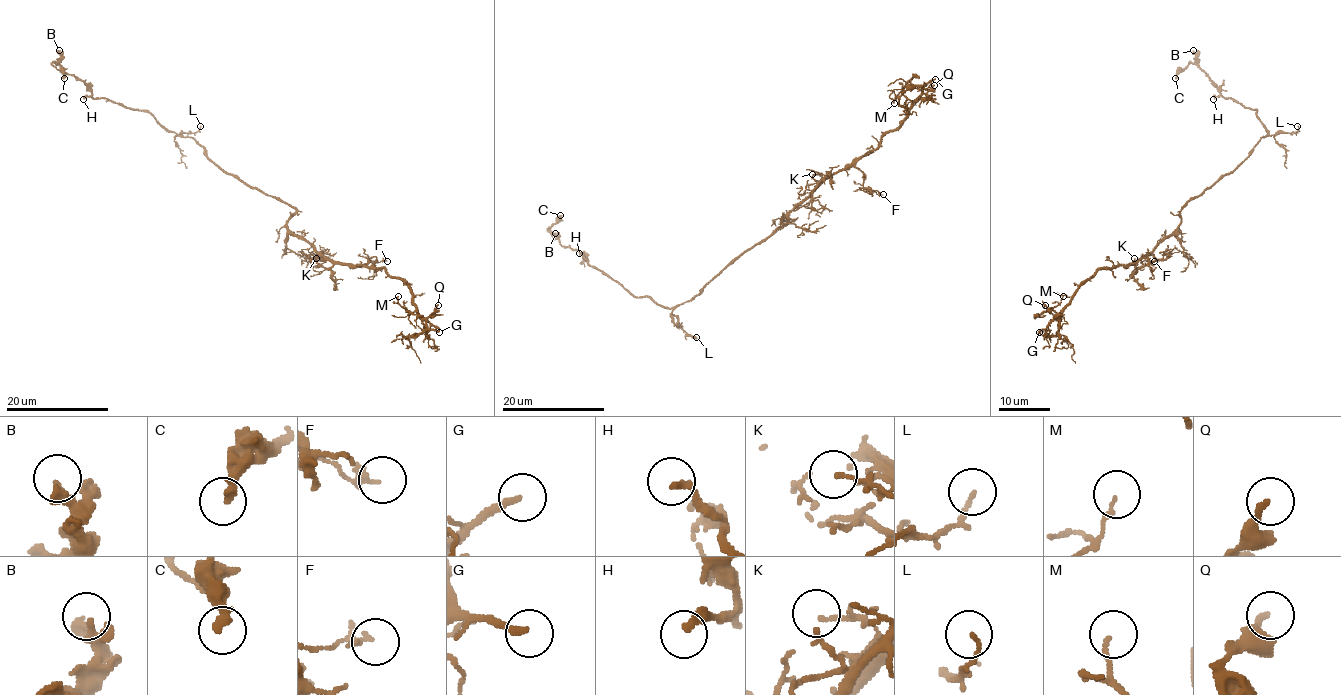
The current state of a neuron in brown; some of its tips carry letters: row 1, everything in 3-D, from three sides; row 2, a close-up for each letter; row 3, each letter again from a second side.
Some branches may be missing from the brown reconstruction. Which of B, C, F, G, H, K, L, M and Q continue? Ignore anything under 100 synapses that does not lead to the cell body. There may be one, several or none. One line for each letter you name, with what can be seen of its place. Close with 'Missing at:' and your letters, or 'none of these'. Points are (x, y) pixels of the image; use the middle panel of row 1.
G: (935, 79)
Missing at: G

